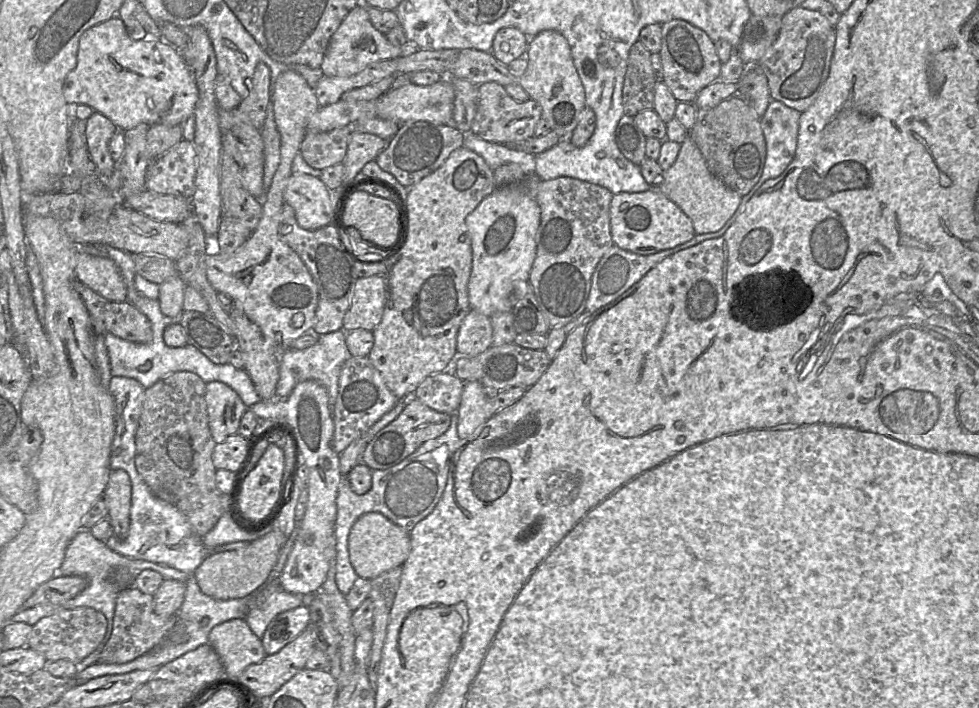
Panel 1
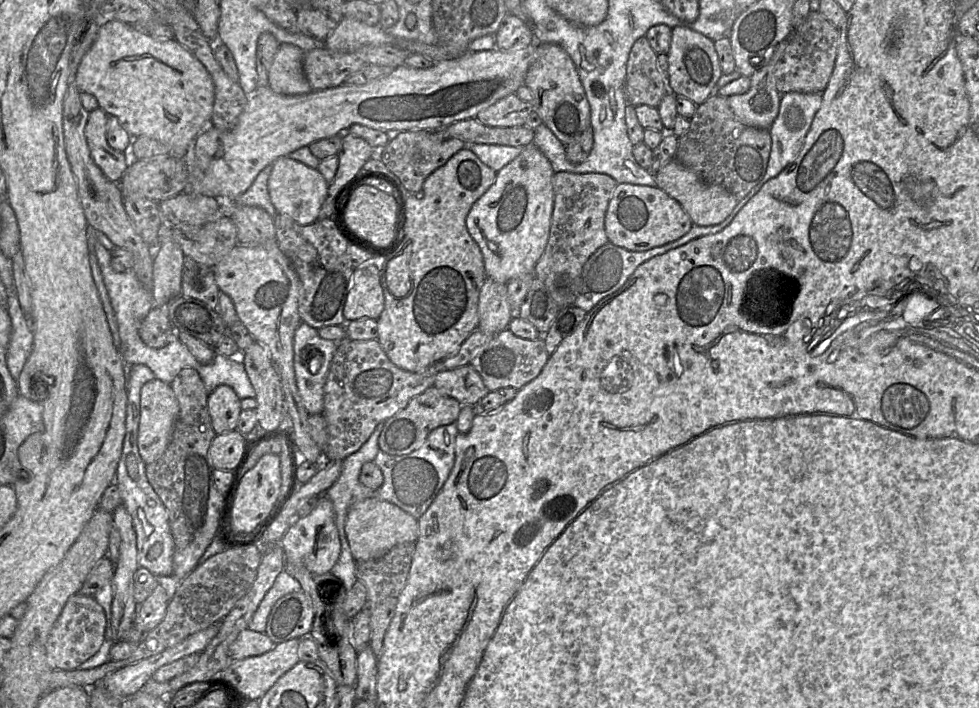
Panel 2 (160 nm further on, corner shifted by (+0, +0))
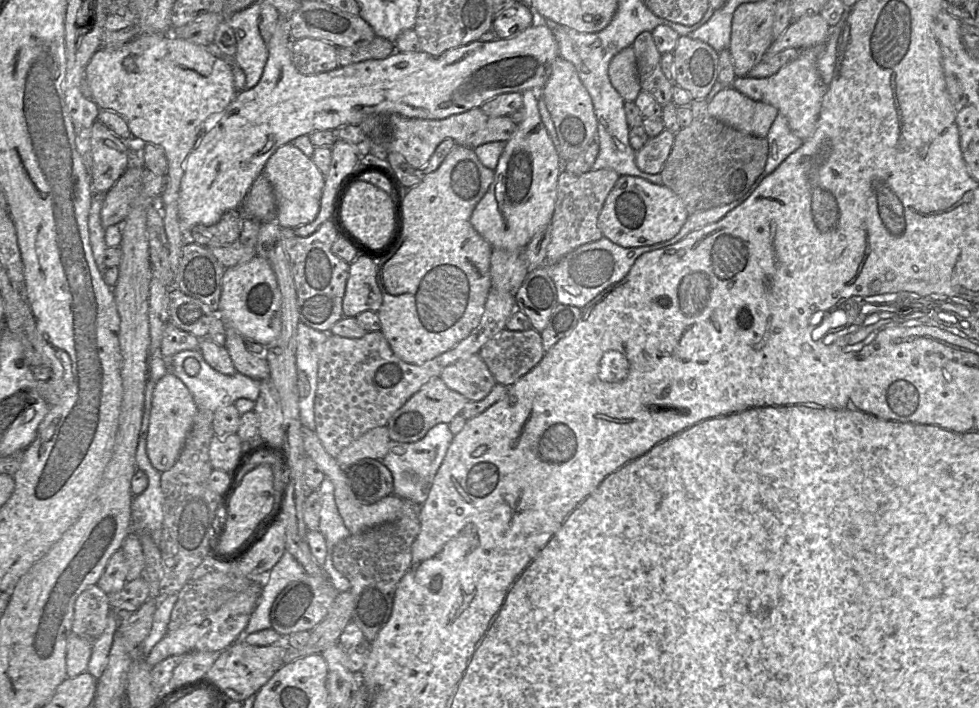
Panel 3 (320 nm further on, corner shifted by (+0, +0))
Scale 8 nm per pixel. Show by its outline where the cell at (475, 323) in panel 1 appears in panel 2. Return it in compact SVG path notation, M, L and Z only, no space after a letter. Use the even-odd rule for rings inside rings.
M488 277L485 279L479 293L478 314L477 329L489 335L496 335L508 329L512 311L507 296L507 284Z

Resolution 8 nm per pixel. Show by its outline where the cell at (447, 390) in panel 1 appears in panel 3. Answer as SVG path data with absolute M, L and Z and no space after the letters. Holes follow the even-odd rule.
M479 354L456 361L439 375L448 388L469 401L484 399L496 384L496 380Z

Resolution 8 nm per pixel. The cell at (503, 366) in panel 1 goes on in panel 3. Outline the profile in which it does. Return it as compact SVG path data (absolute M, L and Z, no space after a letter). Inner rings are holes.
M530 328L525 331L503 329L490 339L479 351L479 356L486 363L496 383L511 386L522 376L536 367L544 357L541 334Z

